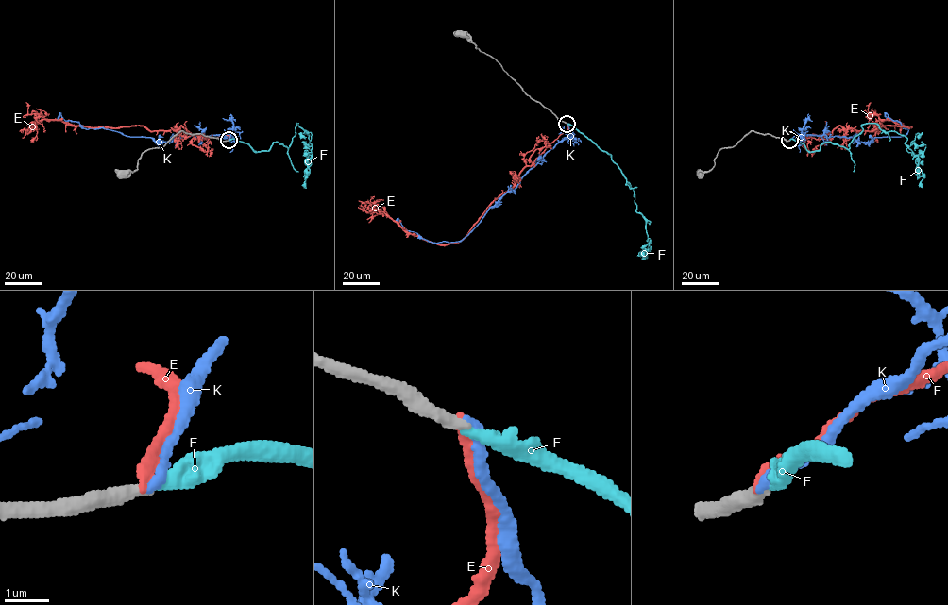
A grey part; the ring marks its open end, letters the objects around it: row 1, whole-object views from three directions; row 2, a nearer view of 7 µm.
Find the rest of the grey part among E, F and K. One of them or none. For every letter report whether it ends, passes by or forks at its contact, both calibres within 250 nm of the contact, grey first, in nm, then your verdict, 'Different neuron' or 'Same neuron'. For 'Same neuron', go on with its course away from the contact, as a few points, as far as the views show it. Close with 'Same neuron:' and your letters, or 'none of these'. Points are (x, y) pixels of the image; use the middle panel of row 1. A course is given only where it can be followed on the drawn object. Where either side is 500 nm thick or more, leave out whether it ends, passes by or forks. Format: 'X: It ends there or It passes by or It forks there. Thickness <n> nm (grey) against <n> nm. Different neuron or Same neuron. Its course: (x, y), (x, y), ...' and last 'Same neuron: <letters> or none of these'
E: It ends there. Thickness 320 nm (grey) against 280 nm. Different neuron
F: It ends there. Thickness 320 nm (grey) against 320 nm. Same neuron. Its course: (567, 124), (611, 155), (633, 189), (636, 210), (646, 221), (651, 242), (644, 257)
K: It ends there. Thickness 280 nm (grey) against 260 nm. Different neuron
Same neuron: F

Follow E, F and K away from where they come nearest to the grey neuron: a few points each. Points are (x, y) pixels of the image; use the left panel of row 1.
E: (228, 140), (228, 135), (195, 139), (181, 126), (150, 131), (143, 126), (67, 125), (29, 114), (25, 102)
F: (228, 140), (246, 142), (257, 152), (267, 151), (274, 142), (288, 148), (298, 123), (312, 146), (306, 188)
K: (228, 140), (231, 134), (157, 142), (103, 128), (85, 129), (60, 114), (57, 118)

